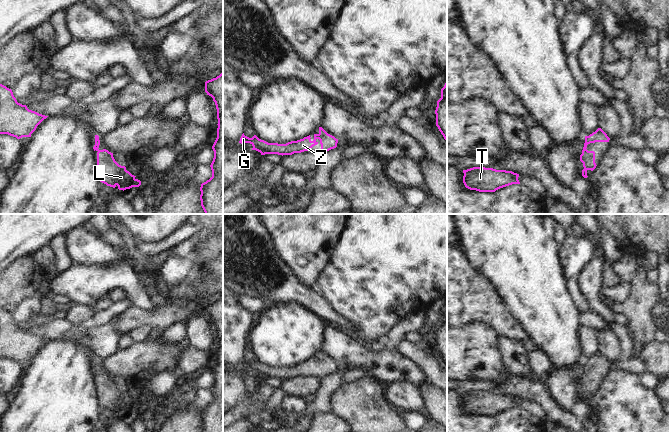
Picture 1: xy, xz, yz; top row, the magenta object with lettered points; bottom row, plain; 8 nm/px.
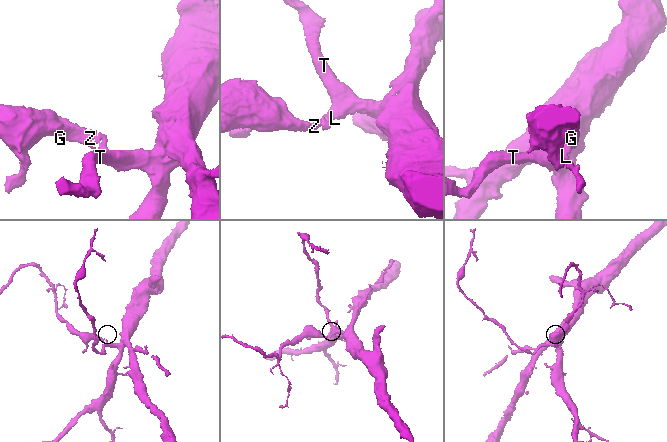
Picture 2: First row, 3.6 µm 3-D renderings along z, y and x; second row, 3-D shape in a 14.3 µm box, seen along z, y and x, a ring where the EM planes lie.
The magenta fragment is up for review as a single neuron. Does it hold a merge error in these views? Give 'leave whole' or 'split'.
leave whole

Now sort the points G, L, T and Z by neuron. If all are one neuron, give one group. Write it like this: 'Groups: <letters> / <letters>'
Groups: G L T Z

